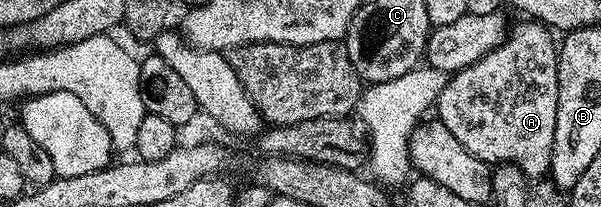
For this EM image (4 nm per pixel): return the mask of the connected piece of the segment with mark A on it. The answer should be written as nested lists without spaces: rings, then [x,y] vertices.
[[[520,19],[509,28],[504,41],[494,51],[472,65],[451,74],[448,86],[434,104],[435,116],[478,159],[488,166],[513,165],[528,177],[549,176],[550,155],[554,147],[554,119],[558,119],[558,45],[549,26],[539,21]]]

